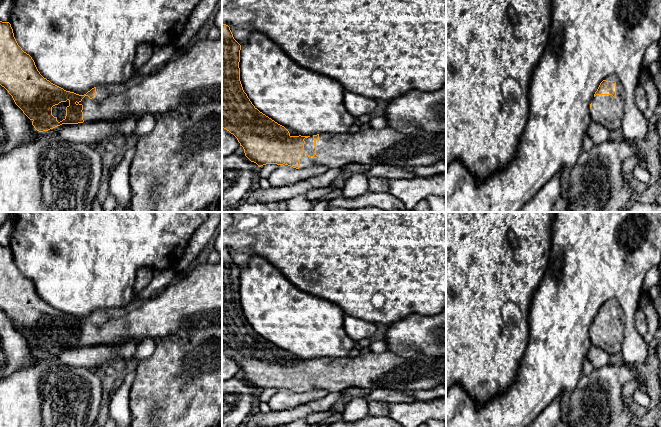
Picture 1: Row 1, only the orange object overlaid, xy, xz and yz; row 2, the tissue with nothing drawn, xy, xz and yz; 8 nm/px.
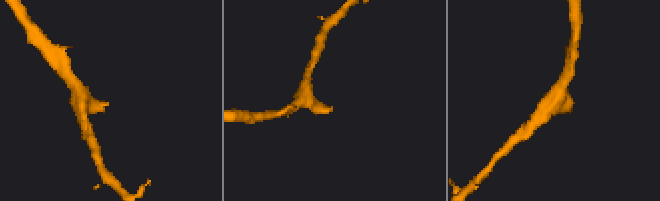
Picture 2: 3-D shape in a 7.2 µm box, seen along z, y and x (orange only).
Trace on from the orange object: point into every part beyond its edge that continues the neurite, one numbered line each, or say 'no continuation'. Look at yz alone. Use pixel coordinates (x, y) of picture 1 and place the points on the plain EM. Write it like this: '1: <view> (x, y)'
1: yz (606, 334)

